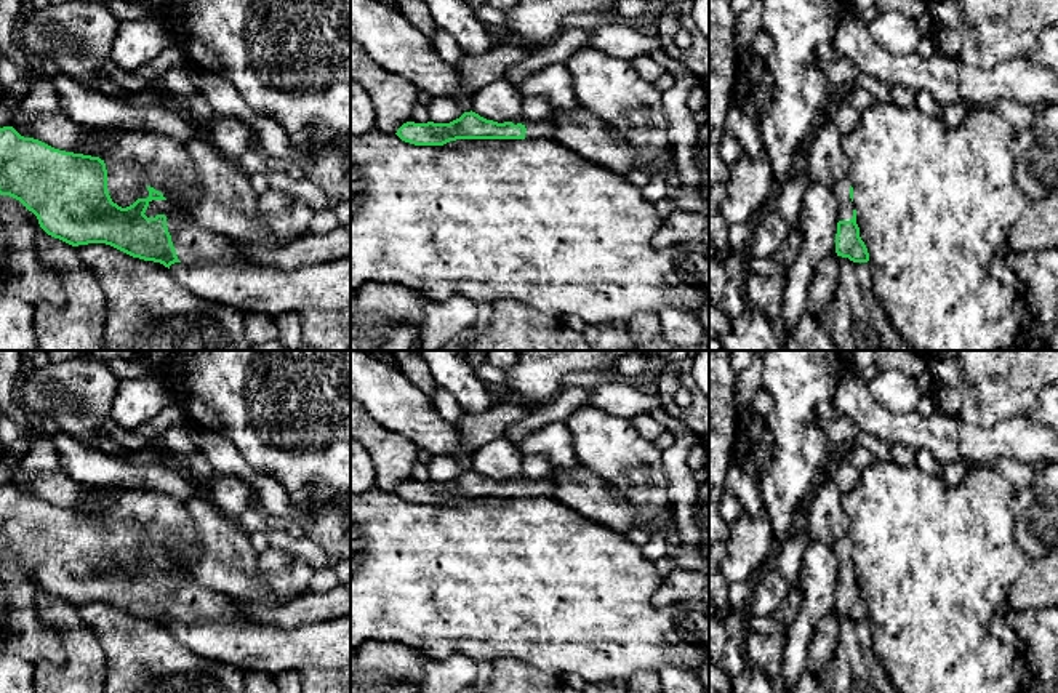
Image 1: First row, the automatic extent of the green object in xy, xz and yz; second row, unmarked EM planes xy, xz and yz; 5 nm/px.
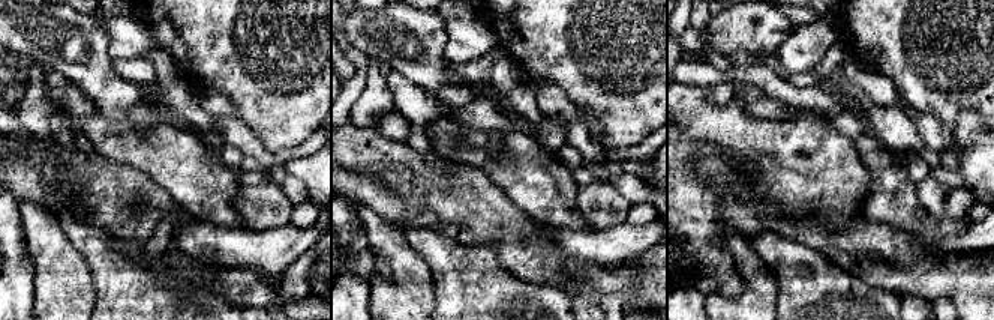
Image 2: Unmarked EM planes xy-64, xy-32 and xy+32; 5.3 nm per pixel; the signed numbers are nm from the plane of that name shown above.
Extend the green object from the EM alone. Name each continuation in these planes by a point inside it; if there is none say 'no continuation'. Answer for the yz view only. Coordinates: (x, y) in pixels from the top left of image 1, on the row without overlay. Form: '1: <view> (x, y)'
1: yz (841, 546)

